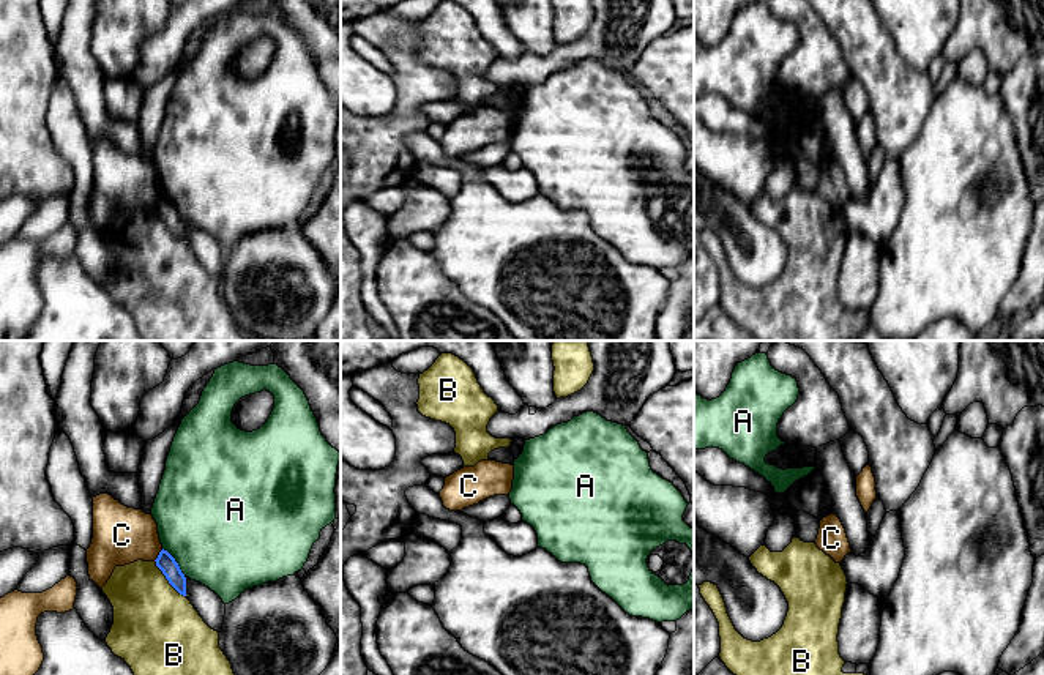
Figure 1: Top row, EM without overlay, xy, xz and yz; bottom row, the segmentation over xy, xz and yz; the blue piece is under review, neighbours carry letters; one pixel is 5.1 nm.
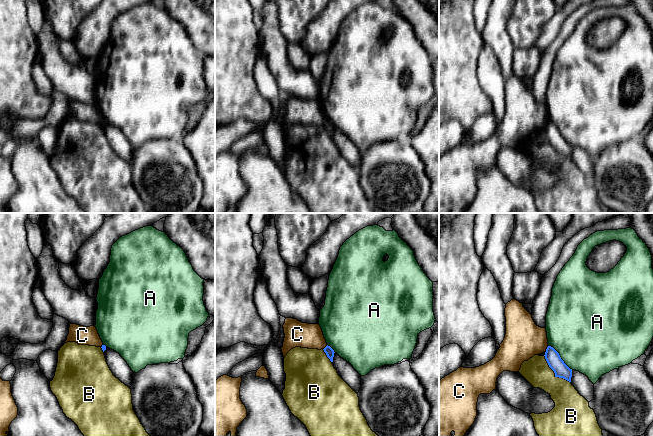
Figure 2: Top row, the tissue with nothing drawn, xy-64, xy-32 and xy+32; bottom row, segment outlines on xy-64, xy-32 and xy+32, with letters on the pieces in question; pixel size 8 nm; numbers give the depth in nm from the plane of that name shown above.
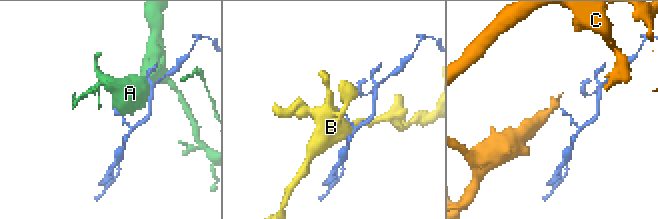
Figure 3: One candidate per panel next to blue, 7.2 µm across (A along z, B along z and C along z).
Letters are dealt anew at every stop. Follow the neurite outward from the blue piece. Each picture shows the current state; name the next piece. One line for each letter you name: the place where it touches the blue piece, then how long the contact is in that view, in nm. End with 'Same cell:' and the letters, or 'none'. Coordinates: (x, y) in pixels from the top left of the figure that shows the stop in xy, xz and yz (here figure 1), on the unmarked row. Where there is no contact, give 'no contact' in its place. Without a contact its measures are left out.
Same cell: none

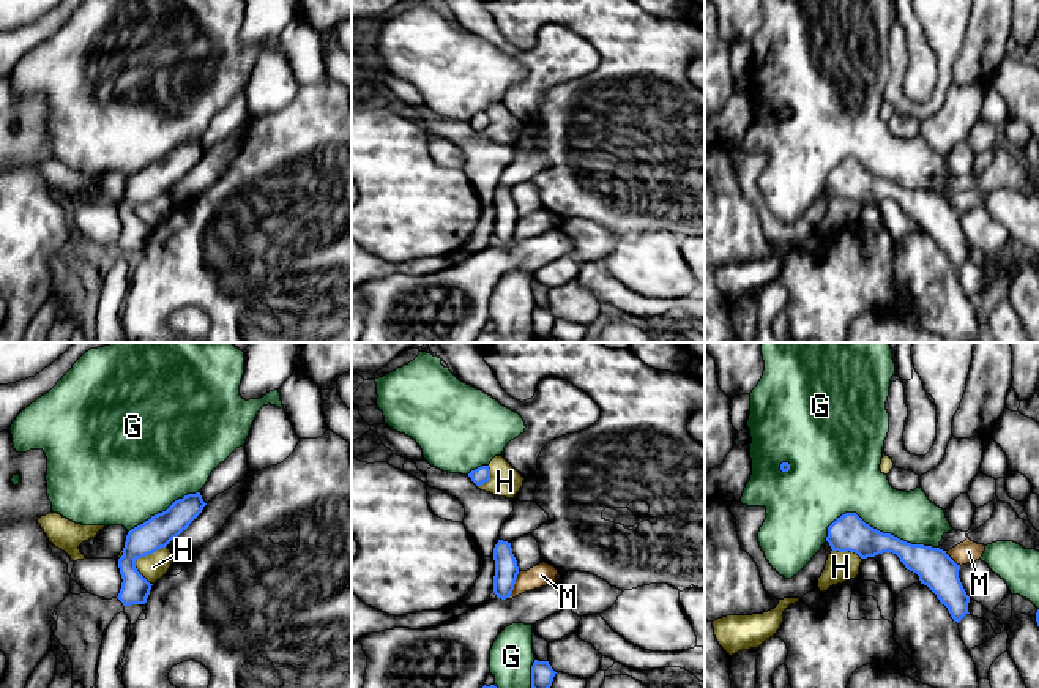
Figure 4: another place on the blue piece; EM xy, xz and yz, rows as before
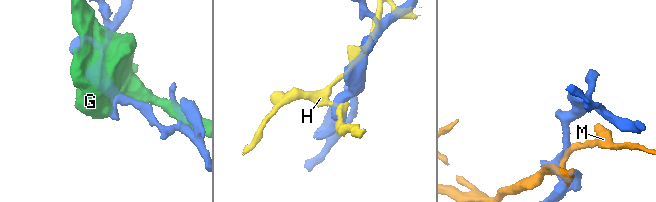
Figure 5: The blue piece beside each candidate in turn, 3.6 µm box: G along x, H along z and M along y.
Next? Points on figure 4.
Same cell: none

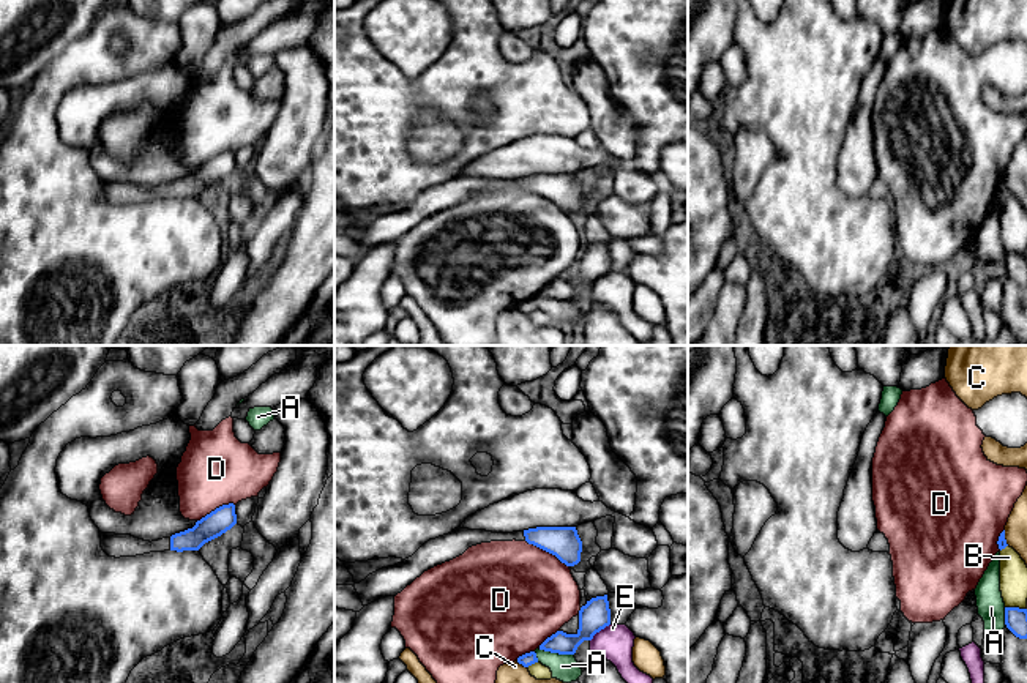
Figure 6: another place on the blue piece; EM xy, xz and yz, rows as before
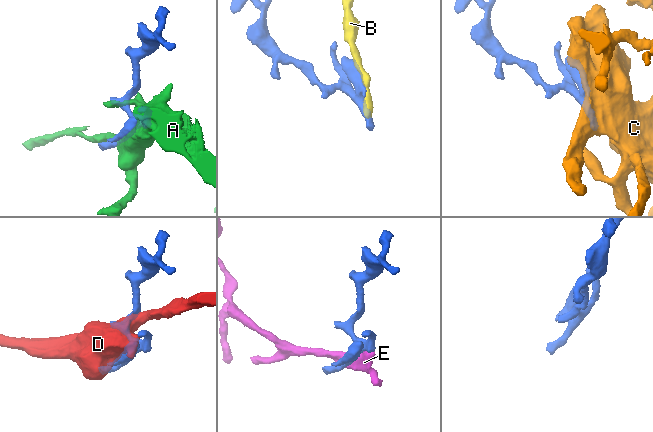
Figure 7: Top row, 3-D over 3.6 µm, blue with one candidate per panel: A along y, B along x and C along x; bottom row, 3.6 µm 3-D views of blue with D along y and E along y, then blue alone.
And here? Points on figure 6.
Same cell: none

